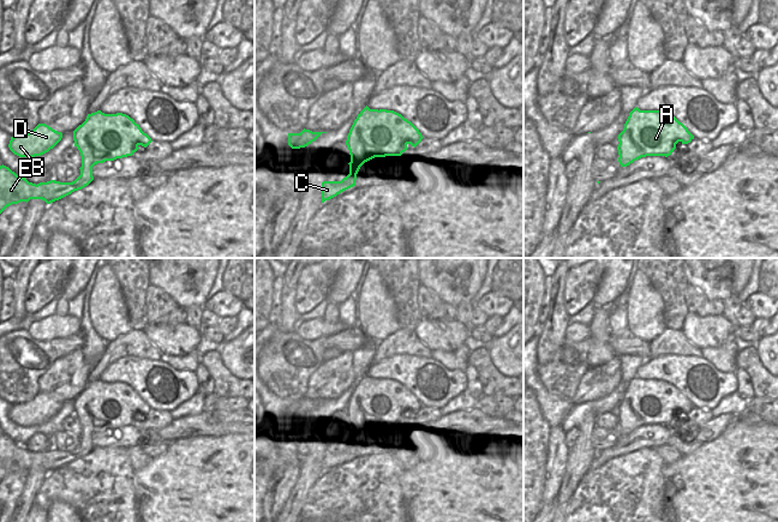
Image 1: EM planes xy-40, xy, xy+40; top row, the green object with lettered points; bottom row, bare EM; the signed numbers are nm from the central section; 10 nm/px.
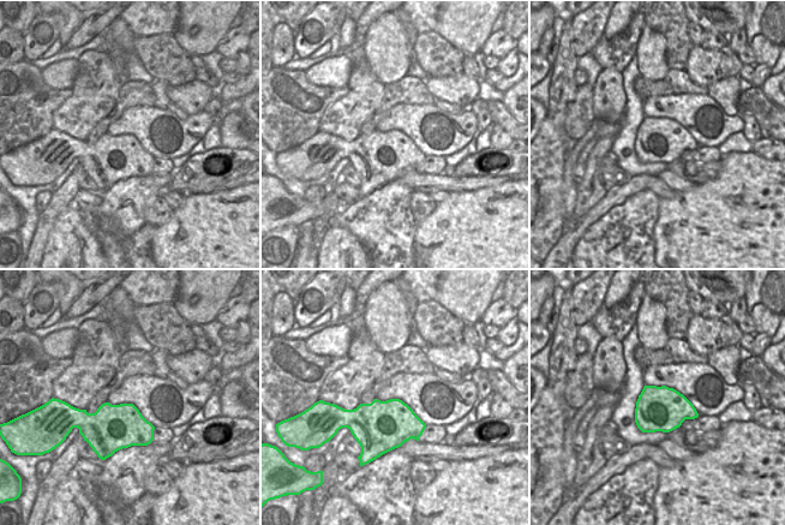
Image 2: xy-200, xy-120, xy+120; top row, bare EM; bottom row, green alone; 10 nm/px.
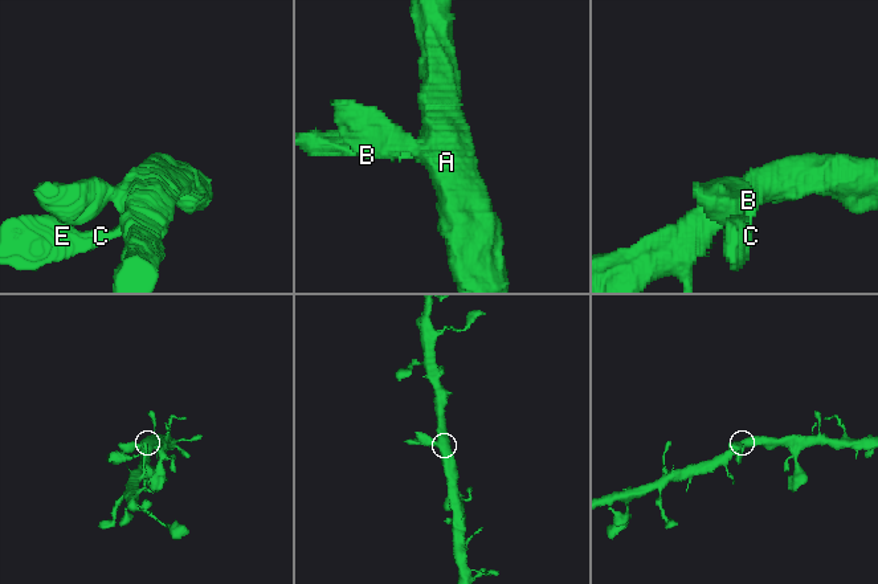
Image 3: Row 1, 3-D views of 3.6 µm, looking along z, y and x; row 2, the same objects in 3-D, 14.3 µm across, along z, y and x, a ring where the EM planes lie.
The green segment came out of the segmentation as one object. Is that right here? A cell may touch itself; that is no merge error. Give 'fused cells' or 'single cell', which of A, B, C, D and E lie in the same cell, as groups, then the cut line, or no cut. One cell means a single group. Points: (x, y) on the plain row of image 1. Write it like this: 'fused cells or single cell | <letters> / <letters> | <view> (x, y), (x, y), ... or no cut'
single cell | A B C D E | no cut

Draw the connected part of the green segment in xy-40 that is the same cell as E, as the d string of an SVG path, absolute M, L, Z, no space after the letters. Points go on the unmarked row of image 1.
M101 379L88 383L85 390L73 400L73 409L82 425L82 436L79 437L80 444L72 451L50 449L36 454L18 445L8 436L0 434L0 482L12 473L28 472L30 468L42 468L47 473L59 469L88 455L94 449L92 436L95 433L132 425L139 414L146 416L152 410L128 384L122 382L104 383Z

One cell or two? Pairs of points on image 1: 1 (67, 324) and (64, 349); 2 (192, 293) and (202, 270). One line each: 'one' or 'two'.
1: two
2: one

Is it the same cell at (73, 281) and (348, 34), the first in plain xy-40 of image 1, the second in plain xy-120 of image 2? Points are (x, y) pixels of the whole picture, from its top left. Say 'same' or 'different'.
different

